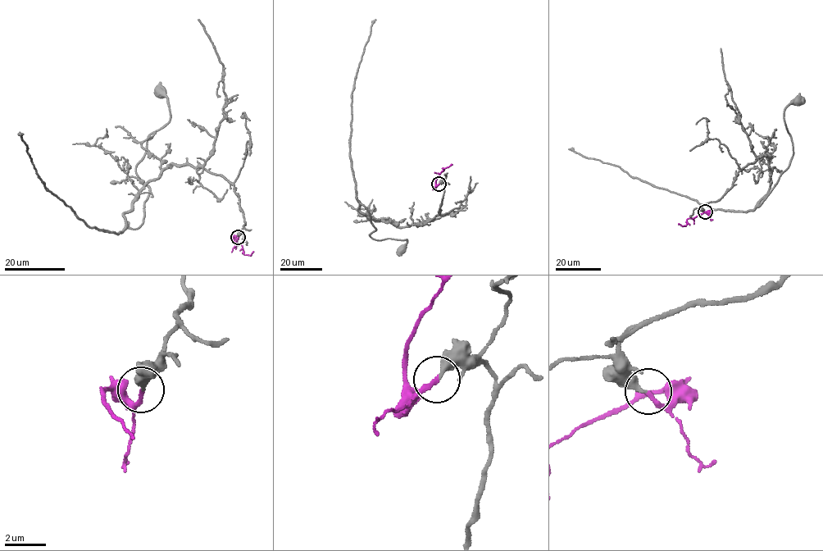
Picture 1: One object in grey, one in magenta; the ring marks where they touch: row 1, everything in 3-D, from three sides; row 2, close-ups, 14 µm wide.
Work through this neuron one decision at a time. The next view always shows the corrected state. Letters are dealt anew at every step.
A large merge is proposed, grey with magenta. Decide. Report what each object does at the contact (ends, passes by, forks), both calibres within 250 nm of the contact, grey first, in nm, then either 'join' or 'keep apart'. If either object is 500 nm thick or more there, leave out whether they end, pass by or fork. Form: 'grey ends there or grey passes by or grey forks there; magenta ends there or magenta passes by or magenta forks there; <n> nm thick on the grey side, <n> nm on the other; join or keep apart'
grey ends there; magenta ends there; 300 nm thick on the grey side, 200 nm on the other; join

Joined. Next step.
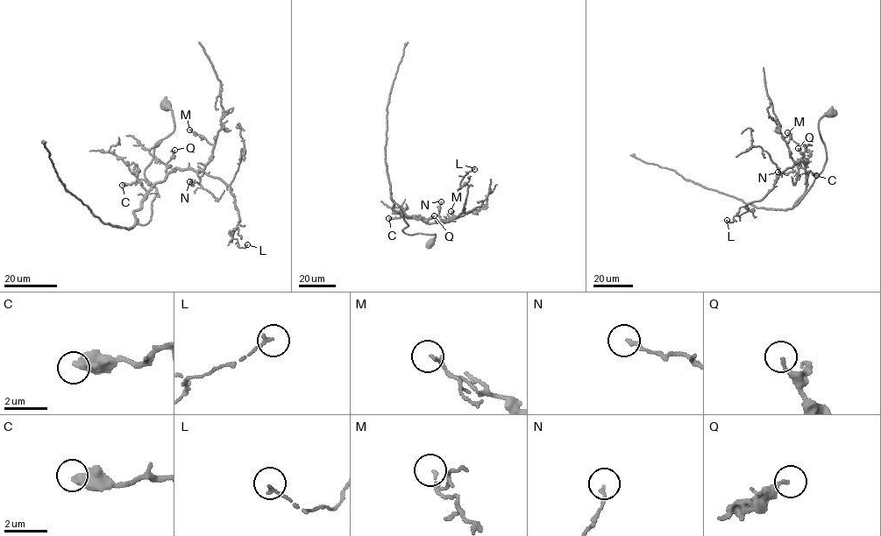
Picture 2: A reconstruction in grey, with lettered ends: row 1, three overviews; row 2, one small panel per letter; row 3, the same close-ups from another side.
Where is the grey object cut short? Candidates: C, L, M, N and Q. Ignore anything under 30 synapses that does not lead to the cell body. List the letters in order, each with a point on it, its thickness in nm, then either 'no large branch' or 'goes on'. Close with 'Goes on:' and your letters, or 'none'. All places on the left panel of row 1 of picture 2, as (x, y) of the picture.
C: (122, 185) | 550 nm | no large branch
L: (247, 244) | 140 nm | no large branch
M: (189, 130) | 130 nm | no large branch
N: (189, 181) | 150 nm | no large branch
Q: (174, 150) | 160 nm | no large branch
Goes on: none

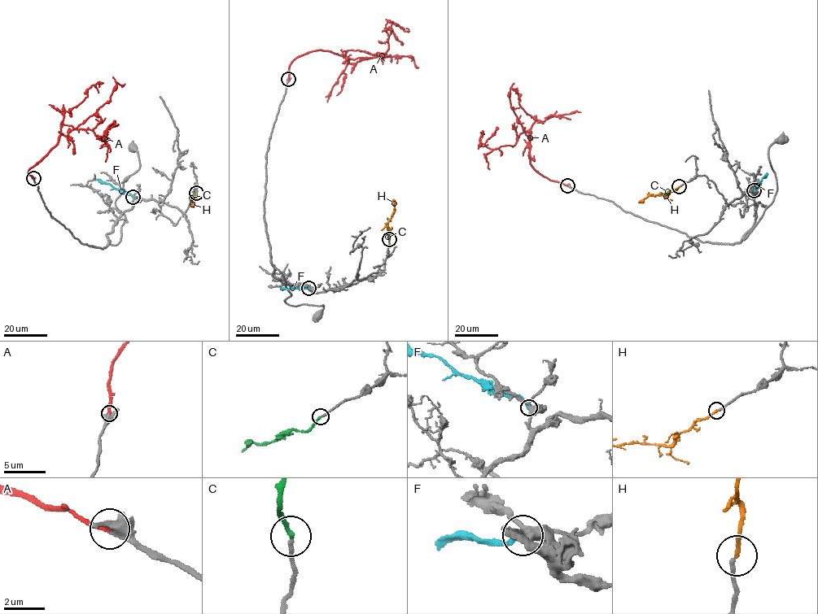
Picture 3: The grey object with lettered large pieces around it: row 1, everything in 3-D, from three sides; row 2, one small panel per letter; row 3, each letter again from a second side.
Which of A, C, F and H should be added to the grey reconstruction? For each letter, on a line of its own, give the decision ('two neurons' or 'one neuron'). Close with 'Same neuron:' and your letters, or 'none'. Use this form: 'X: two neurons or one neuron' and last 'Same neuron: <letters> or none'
A: one neuron
C: one neuron
F: two neurons
H: two neurons
Same neuron: A, C

